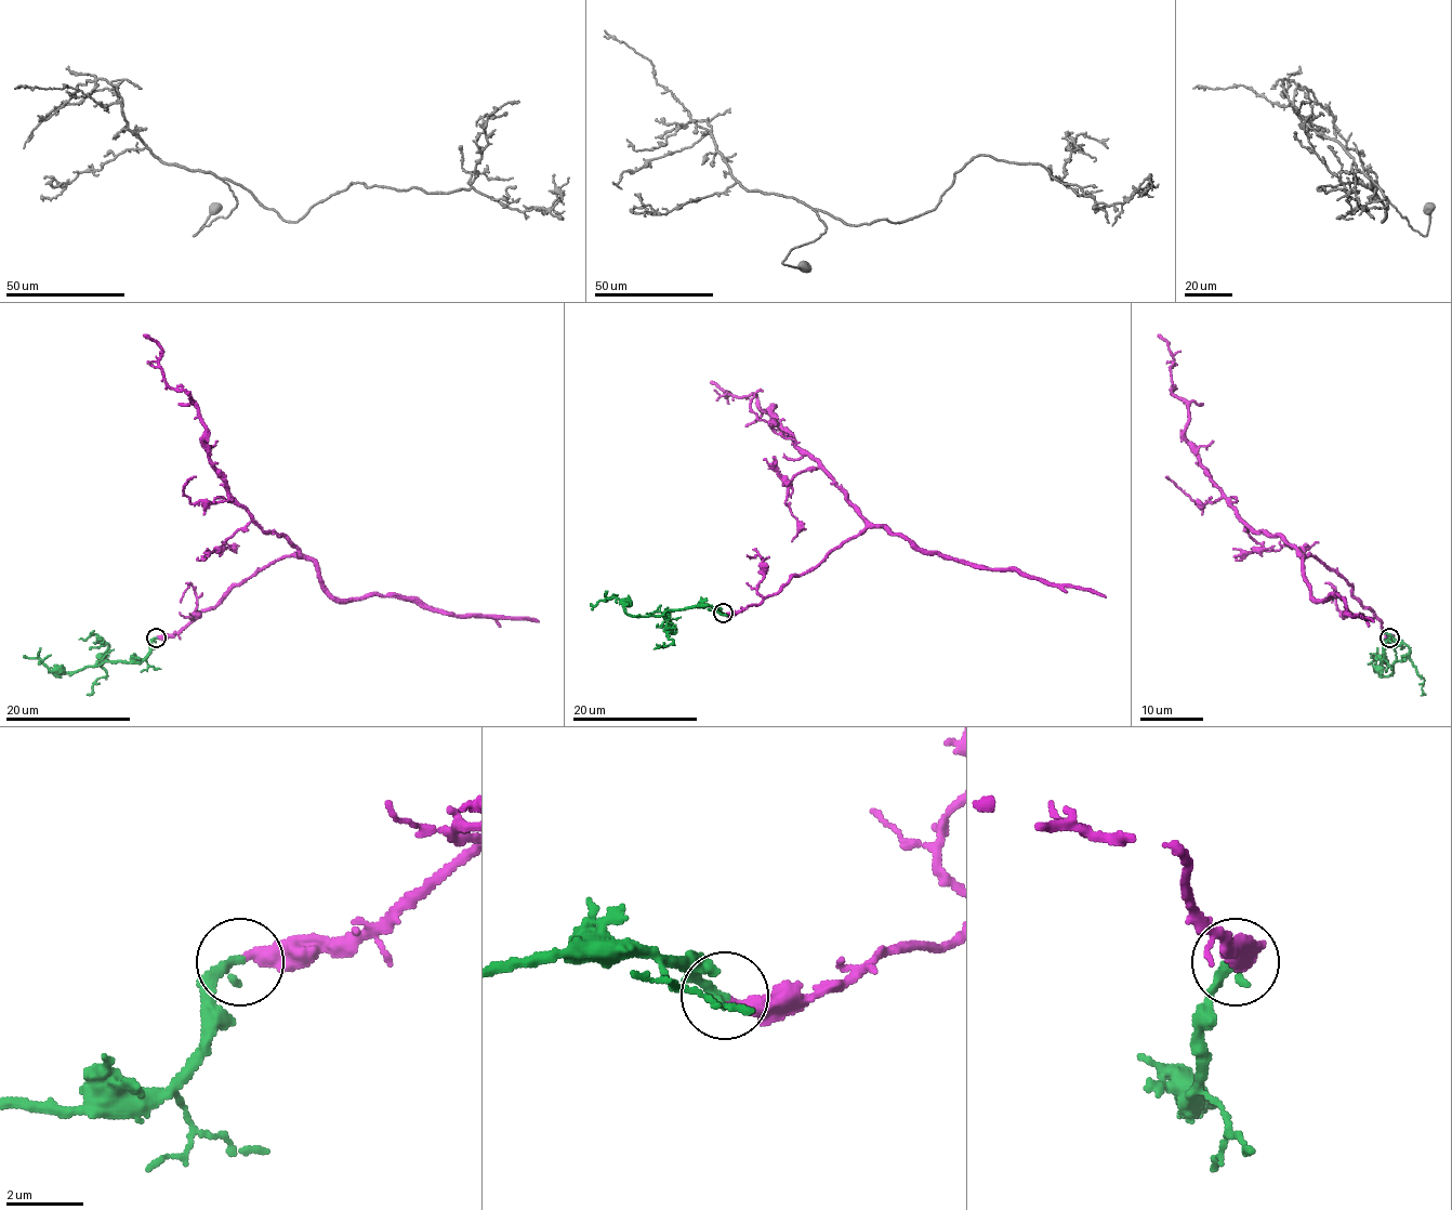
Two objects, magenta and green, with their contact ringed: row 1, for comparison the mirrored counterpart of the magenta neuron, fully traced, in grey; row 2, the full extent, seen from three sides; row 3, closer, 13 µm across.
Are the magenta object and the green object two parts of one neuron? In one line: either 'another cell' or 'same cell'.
same cell

